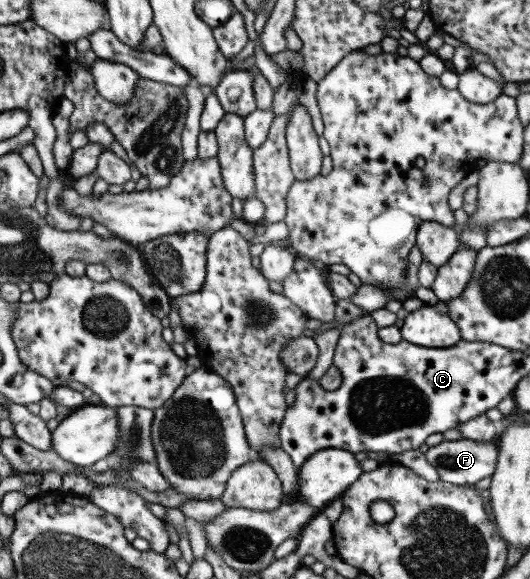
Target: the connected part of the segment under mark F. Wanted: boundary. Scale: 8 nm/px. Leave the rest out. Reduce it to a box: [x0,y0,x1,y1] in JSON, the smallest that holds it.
[424,438,498,488]

